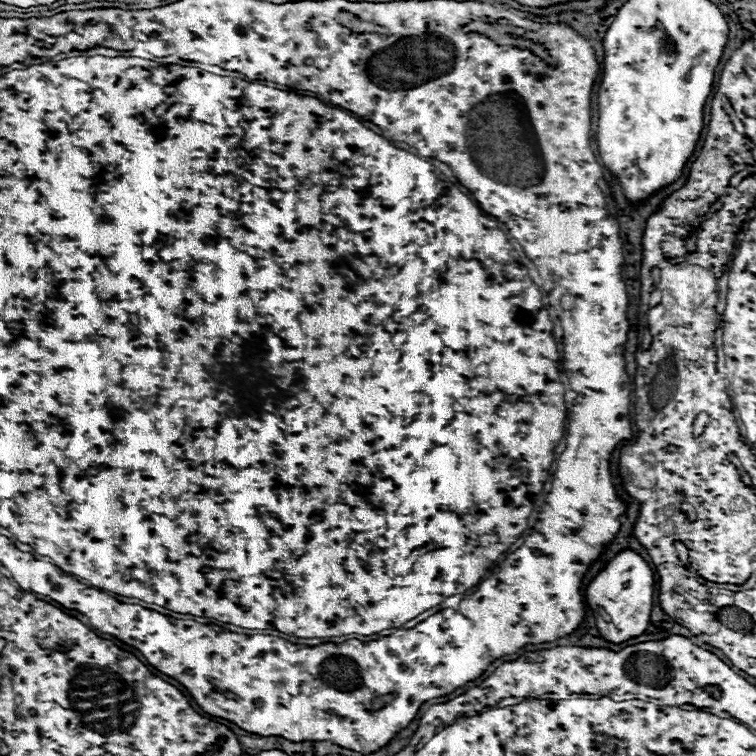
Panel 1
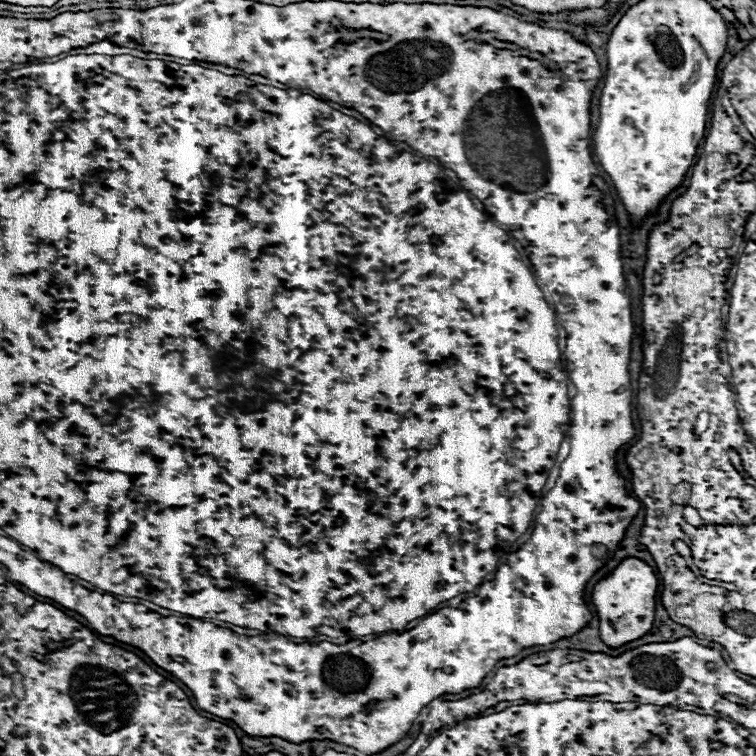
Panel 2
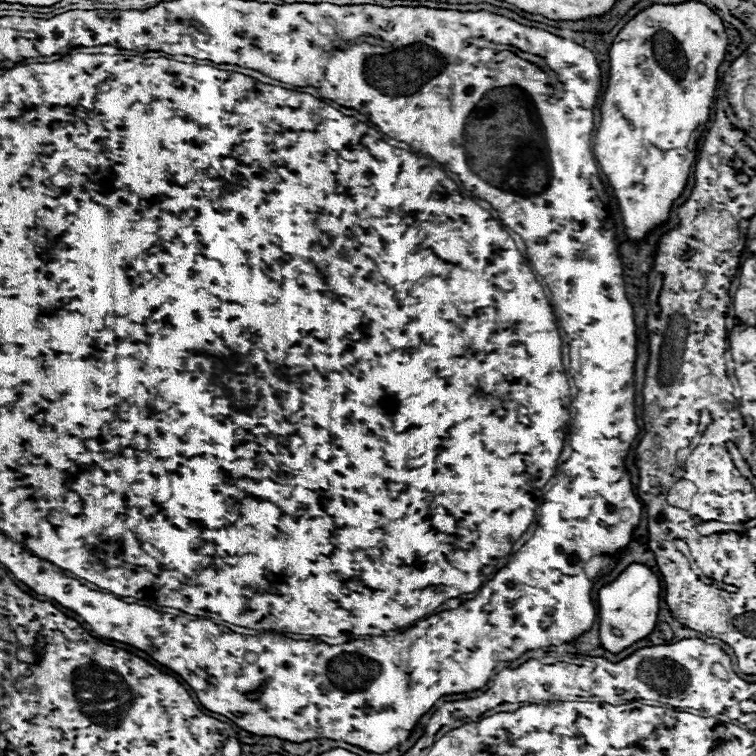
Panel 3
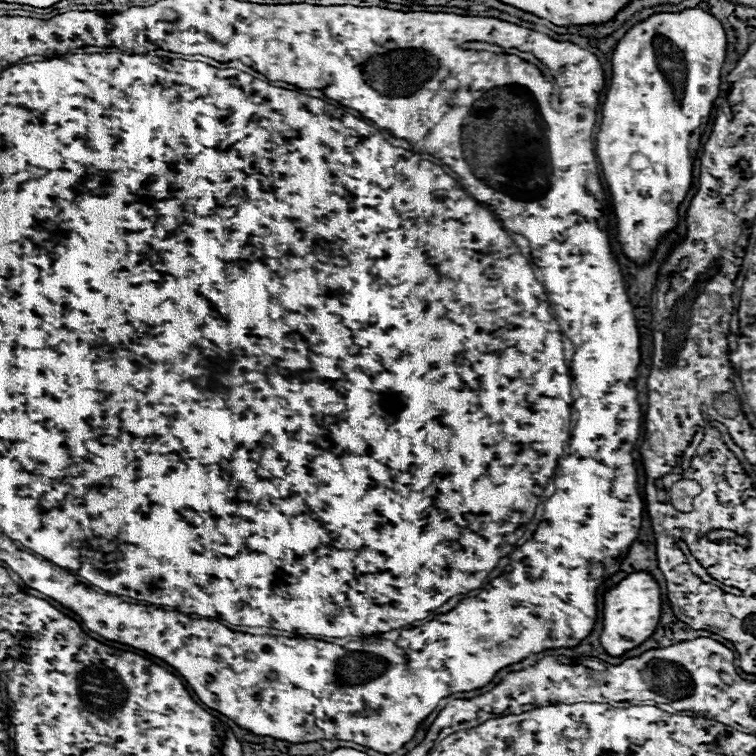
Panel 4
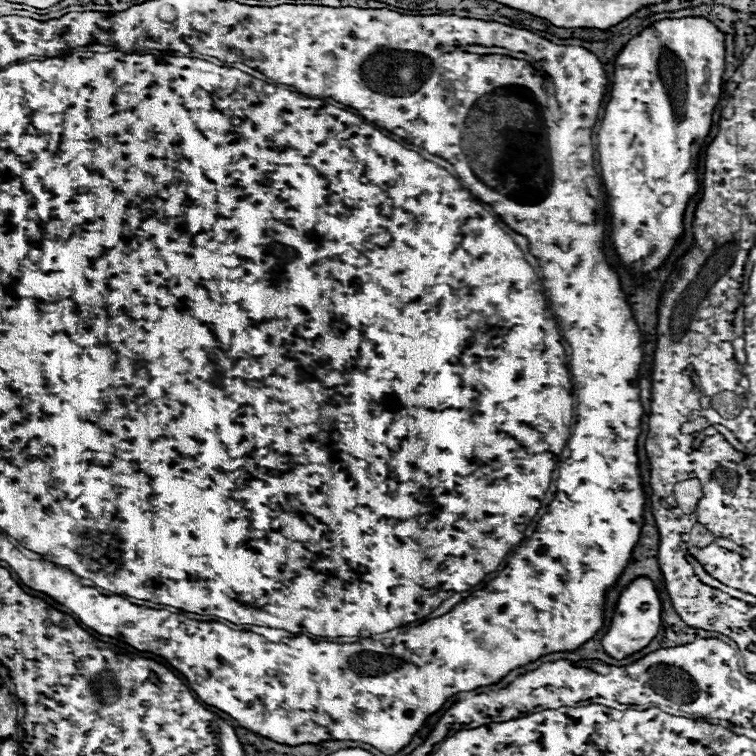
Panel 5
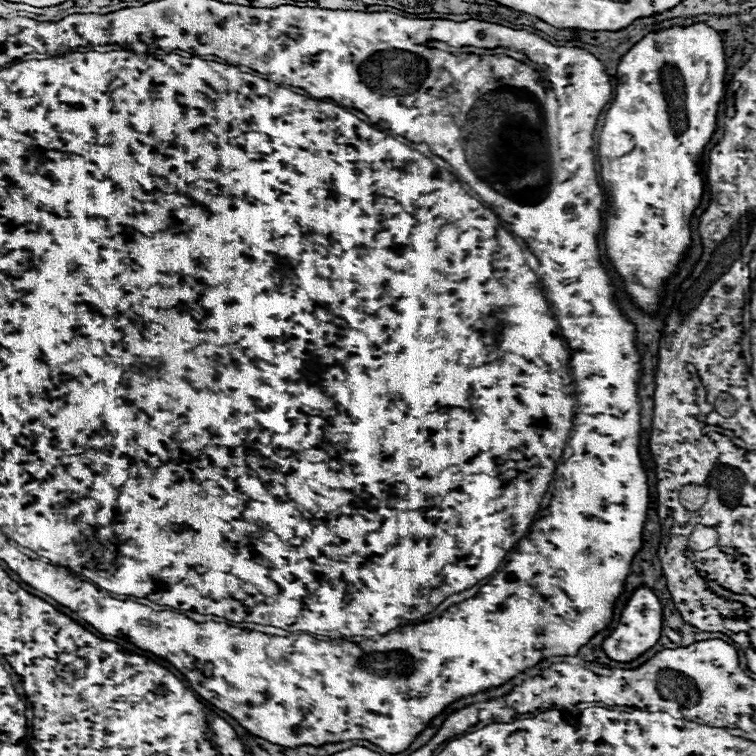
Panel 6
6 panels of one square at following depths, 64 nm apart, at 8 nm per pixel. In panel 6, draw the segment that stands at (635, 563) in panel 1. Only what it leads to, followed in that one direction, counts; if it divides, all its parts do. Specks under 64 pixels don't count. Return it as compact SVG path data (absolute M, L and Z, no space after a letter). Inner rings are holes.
M642 586L642 588L634 590L634 594L630 596L626 608L622 610L616 630L604 640L602 648L608 654L608 658L612 658L616 662L632 662L660 640L660 632L662 632L662 606L660 606L656 594L650 588Z

